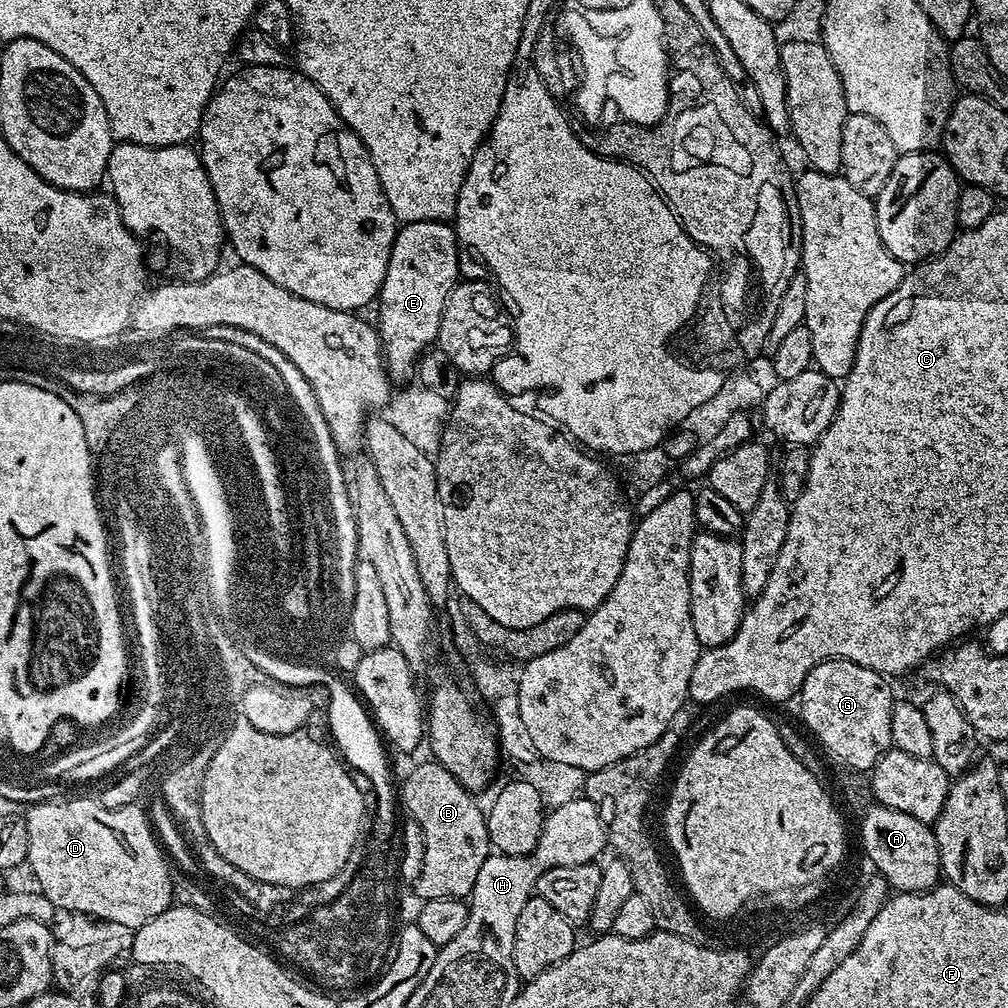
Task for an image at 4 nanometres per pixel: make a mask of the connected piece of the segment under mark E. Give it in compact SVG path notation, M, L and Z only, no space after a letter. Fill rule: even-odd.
M443 220L414 222L403 225L397 231L396 241L392 244L390 262L386 266L386 278L380 287L378 297L380 313L377 314L376 320L374 319L375 327L380 333L382 364L389 381L411 381L415 377L420 357L433 347L442 322L442 310L446 306L446 298L458 283L456 275L460 272L460 260L456 257L456 252L458 253L458 241L455 227Z

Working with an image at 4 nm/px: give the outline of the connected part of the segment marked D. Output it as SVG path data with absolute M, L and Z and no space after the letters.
M59 798L49 800L47 803L33 803L26 812L28 822L28 833L30 834L30 846L28 847L27 867L32 867L32 872L36 875L39 891L53 906L53 909L65 912L85 912L86 915L97 920L113 920L122 926L133 930L140 928L146 921L154 919L158 914L162 914L168 908L173 907L173 881L174 872L168 869L168 860L164 857L164 852L160 849L160 844L156 841L156 836L152 833L152 824L148 821L146 813L140 809L139 803L131 804L125 808L108 808L101 804L99 799L92 800L66 800Z

